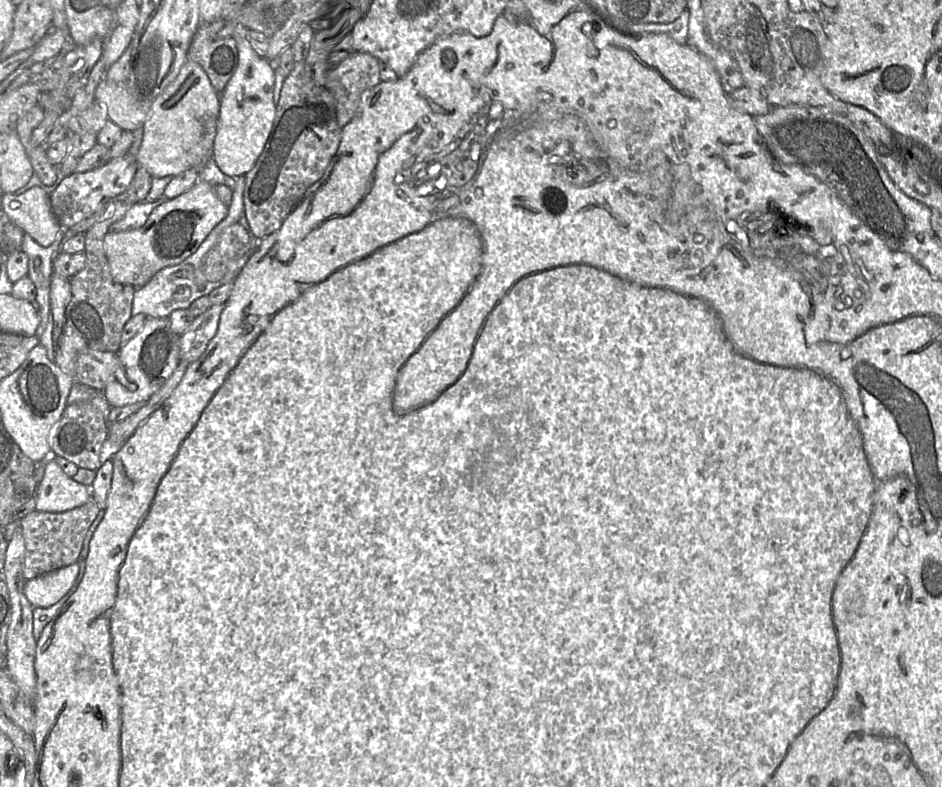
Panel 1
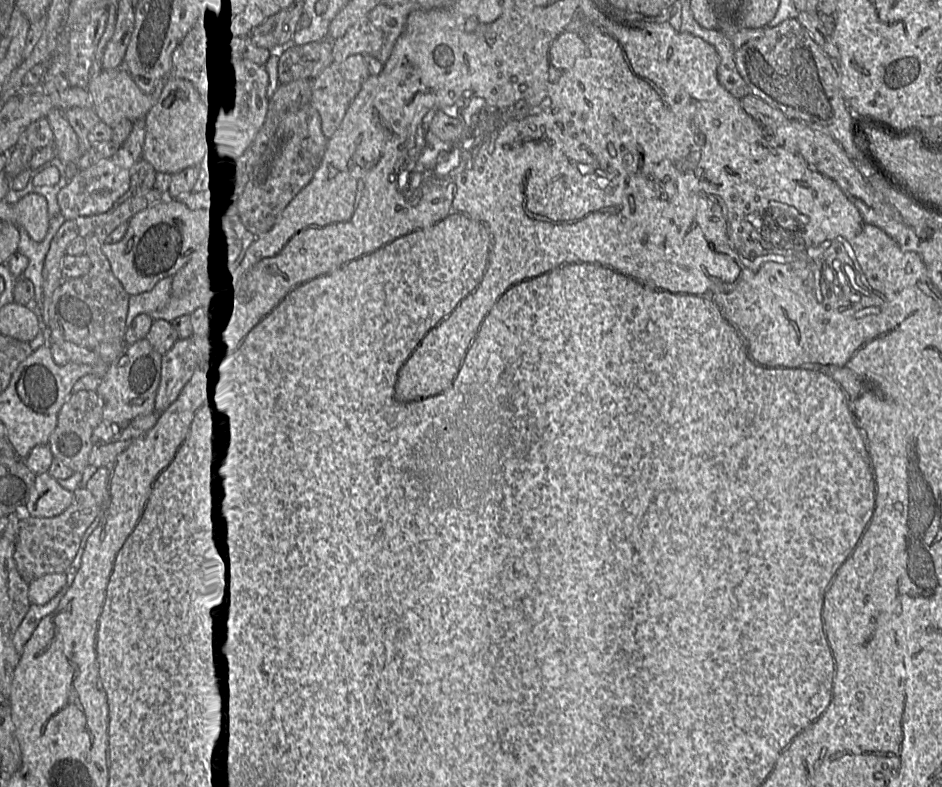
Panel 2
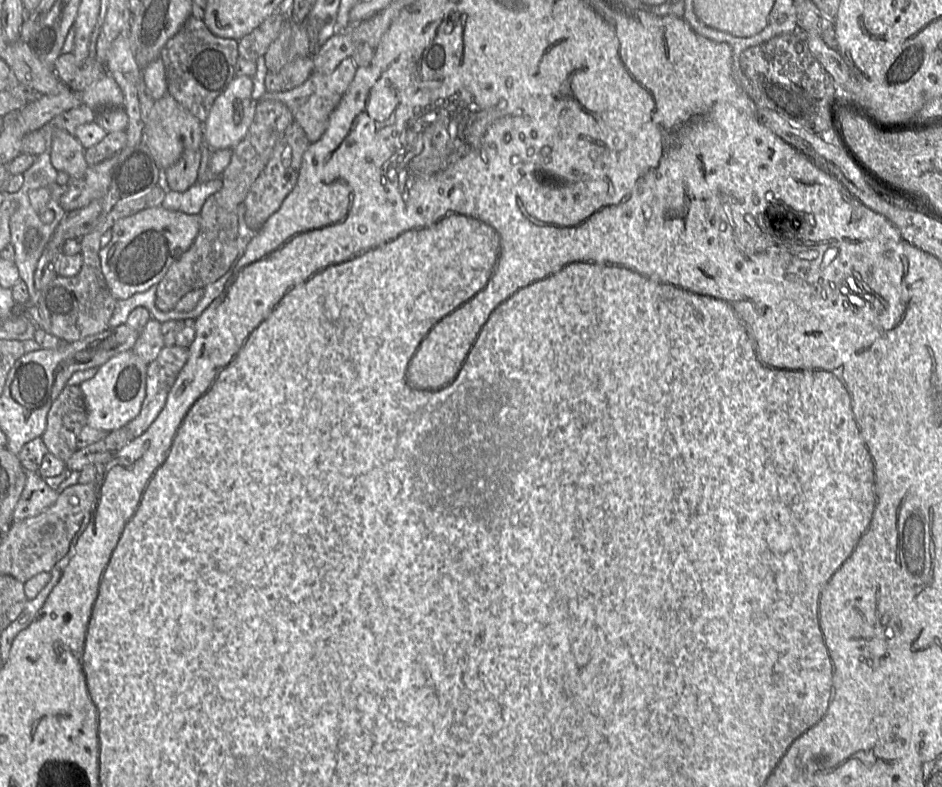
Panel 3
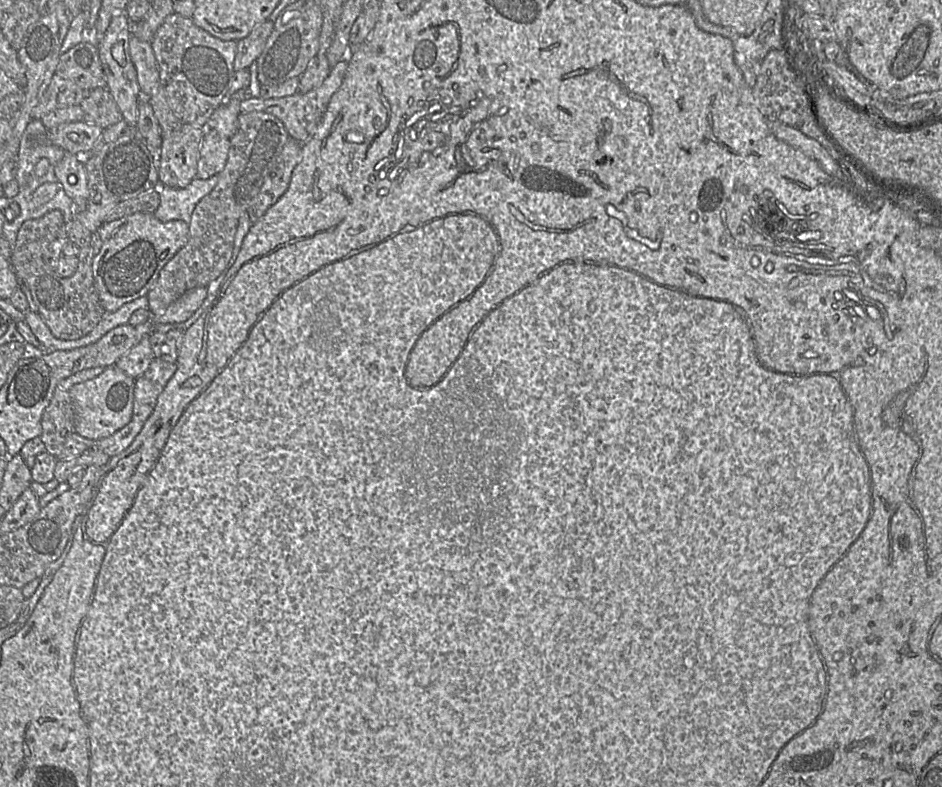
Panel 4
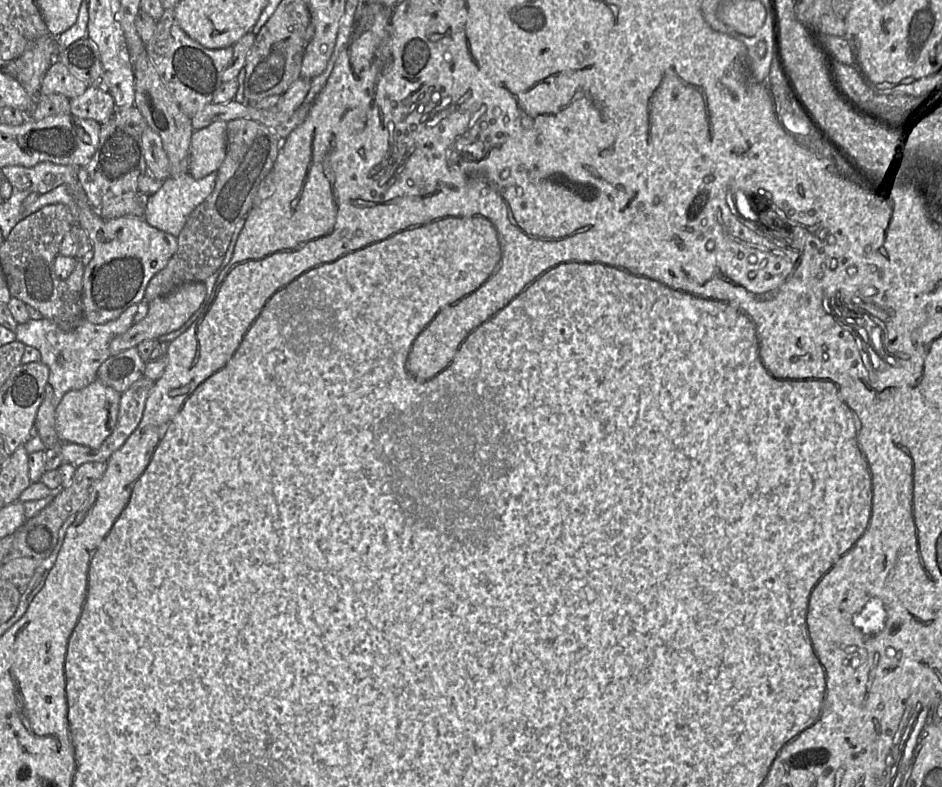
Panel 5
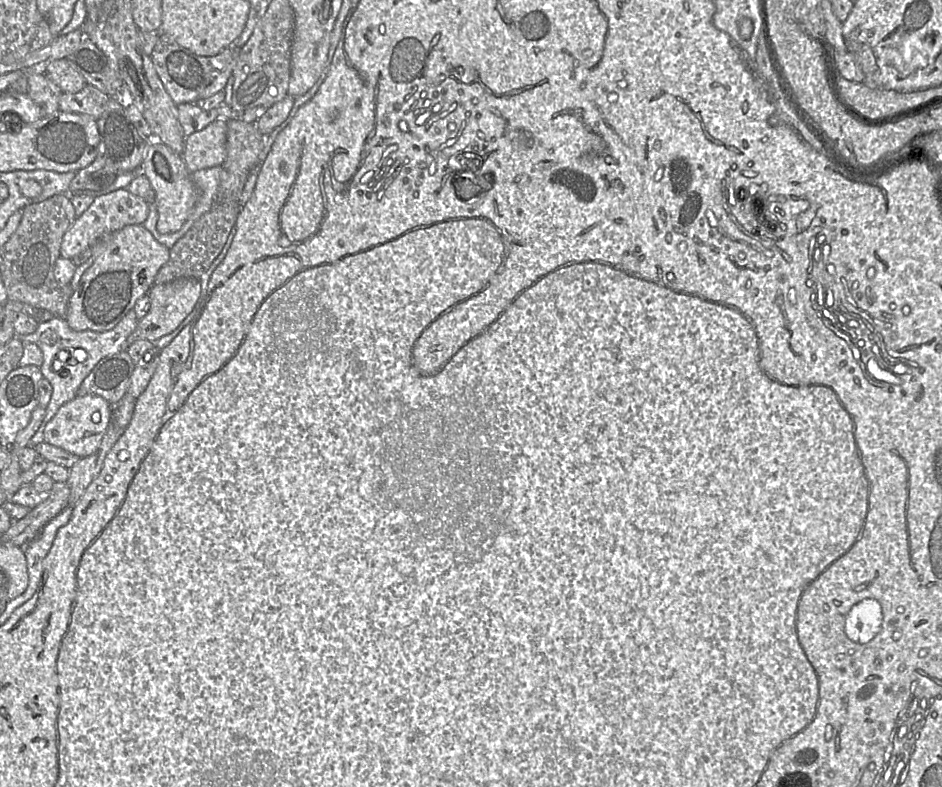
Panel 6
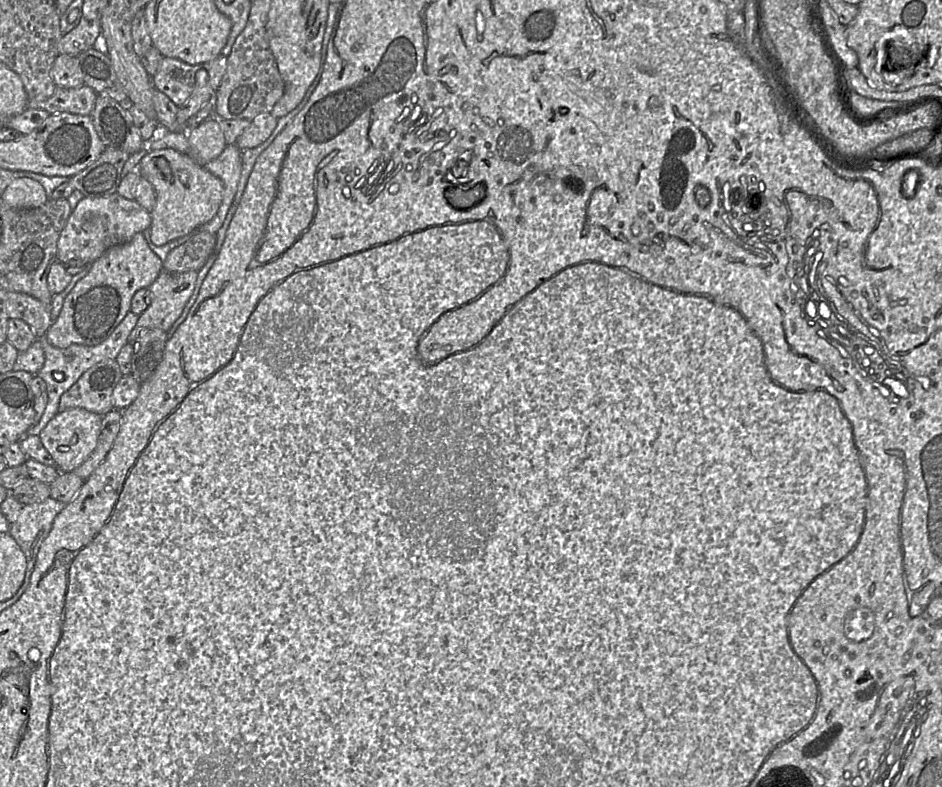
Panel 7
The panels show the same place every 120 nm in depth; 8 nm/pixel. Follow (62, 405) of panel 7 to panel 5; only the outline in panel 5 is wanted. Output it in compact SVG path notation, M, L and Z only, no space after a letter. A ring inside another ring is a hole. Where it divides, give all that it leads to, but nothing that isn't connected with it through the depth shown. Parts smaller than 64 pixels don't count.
M136 347L111 355L97 372L97 380L103 385L124 393L144 376L146 363Z

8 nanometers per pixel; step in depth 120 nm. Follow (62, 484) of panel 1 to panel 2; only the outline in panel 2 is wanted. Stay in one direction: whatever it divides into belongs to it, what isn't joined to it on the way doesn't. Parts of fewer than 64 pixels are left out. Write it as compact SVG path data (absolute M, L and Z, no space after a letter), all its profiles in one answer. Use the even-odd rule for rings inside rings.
M48 472L36 475L25 505L25 513L33 517L53 517L65 511L73 501L73 492L62 487Z

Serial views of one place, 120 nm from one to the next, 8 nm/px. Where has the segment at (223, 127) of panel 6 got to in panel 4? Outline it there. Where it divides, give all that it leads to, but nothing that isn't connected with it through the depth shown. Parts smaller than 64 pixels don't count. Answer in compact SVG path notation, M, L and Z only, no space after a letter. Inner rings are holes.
M203 128L204 135L199 148L196 178L208 179L218 175L225 167L230 147L230 139L216 130Z

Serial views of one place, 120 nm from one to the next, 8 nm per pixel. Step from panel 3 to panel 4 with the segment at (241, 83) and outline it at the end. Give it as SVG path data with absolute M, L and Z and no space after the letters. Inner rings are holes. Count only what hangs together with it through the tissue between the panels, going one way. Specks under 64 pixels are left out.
M245 90L229 95L214 110L207 122L207 128L216 130L220 135L230 139L238 129L240 103L244 100Z

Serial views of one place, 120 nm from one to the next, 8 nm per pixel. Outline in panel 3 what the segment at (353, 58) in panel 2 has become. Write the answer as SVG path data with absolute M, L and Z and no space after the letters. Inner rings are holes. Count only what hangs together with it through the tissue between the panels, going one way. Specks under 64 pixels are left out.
M346 58L330 74L313 73L299 87L285 92L265 92L259 101L270 100L283 103L291 111L293 121L303 129L309 142L315 143L325 133L330 117L352 83L357 68L351 58Z

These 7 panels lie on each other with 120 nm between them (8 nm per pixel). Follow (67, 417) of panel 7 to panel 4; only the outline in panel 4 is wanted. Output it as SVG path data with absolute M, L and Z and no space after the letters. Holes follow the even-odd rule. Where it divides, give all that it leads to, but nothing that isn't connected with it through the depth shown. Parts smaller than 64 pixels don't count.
M115 365L106 367L95 378L73 385L69 395L74 407L74 432L92 441L100 441L127 425L133 414L135 379Z

